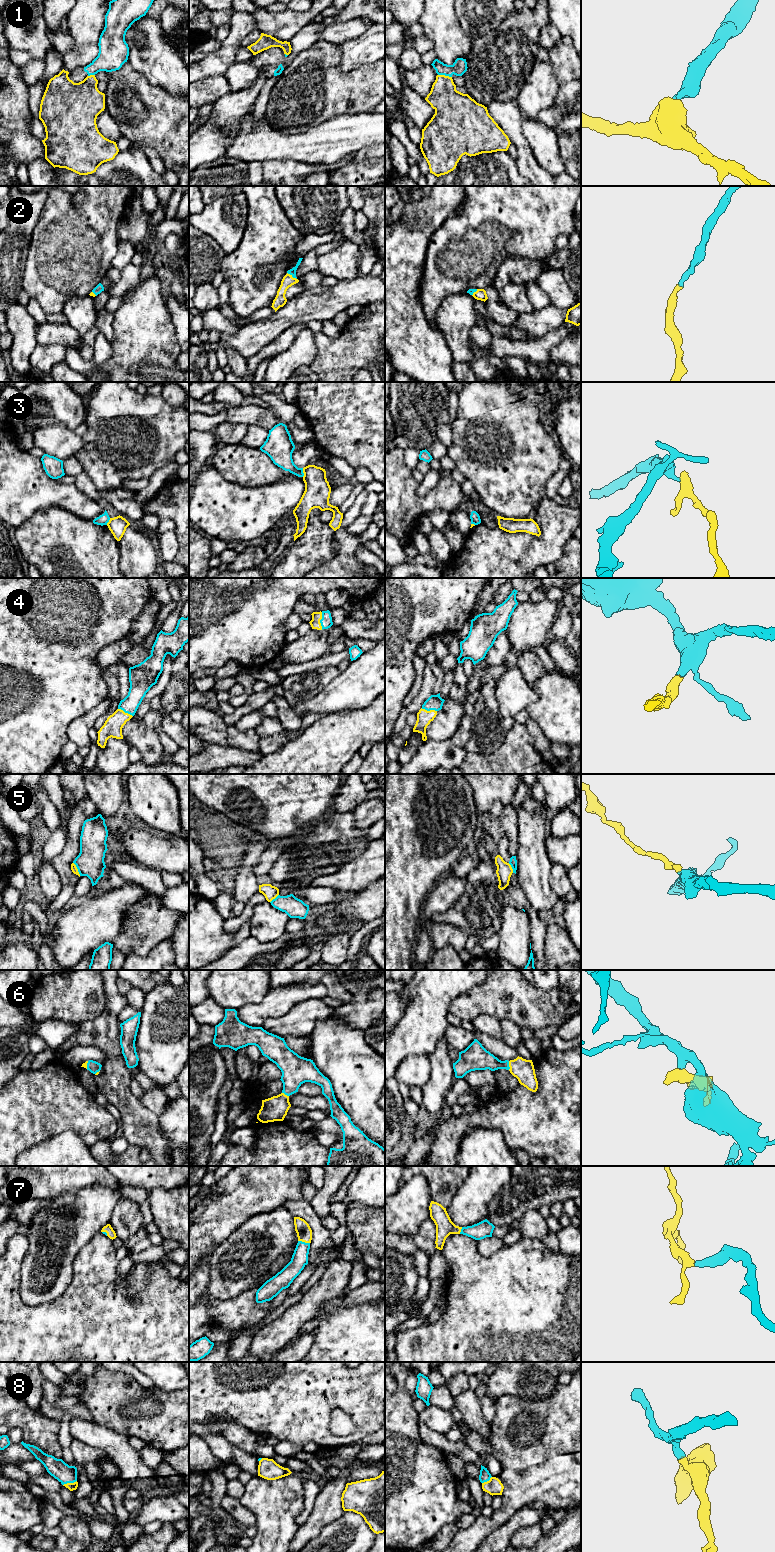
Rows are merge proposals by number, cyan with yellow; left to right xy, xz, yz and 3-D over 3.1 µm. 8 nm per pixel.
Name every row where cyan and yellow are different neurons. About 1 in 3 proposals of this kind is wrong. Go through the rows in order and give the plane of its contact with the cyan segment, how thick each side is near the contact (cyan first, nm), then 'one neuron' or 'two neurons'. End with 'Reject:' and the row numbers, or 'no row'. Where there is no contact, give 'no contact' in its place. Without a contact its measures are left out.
1: meets cyan in yz; 120 nm thick on the cyan side, 260 nm on the other; two neurons
2: meets cyan in xz; 50 nm thick on the cyan side, 100 nm on the other; one neuron
3: meets cyan in xz; 200 nm thick on the cyan side, 200 nm on the other; two neurons
4: meets cyan in xz; 100 nm thick on the cyan side, 80 nm on the other; one neuron
5: meets cyan in xy; 220 nm thick on the cyan side, 50 nm on the other; two neurons
6: meets cyan in yz; 190 nm thick on the cyan side, 170 nm on the other; one neuron
7: meets cyan in xz; 130 nm thick on the cyan side, 130 nm on the other; one neuron
8: meets cyan in xy; 150 nm thick on the cyan side, 60 nm on the other; one neuron
Reject: 1, 3, 5

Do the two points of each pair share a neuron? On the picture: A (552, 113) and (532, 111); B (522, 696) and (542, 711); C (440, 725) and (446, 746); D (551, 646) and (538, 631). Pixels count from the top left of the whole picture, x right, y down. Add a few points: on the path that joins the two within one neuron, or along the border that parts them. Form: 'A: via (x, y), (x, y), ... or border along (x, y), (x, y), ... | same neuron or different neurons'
A: border along (552, 105), (543, 109), (534, 119) | different neurons
B: border along (532, 685), (537, 694), (537, 699), (525, 709) | different neurons
C: border along (427, 739), (449, 740) | different neurons
D: border along (550, 636), (543, 644) | different neurons

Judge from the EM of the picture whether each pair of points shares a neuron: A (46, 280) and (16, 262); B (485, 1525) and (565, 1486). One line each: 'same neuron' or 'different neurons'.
A: different neurons
B: same neuron

